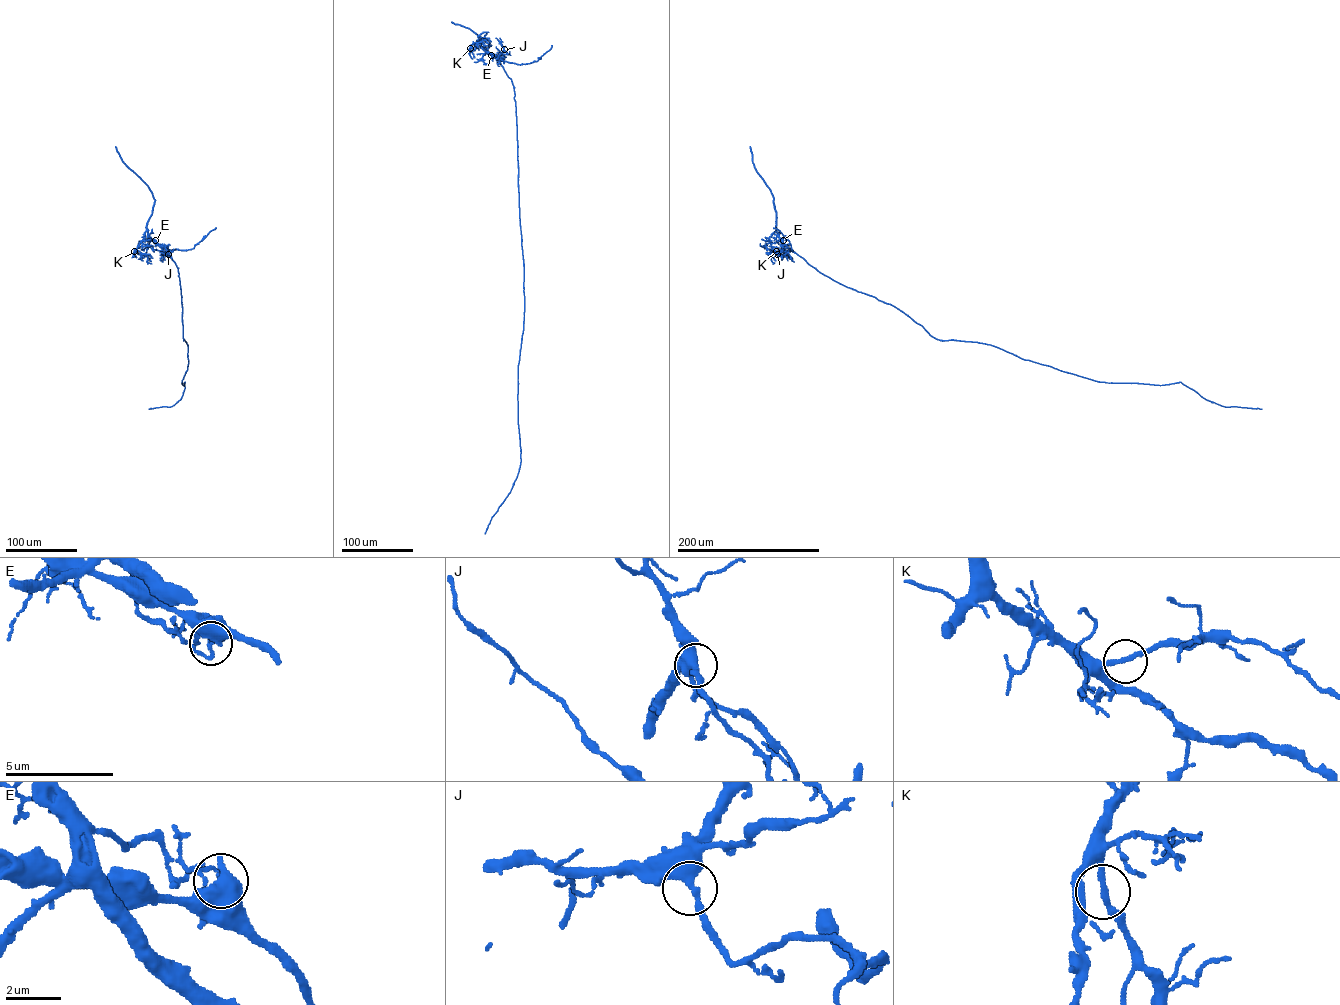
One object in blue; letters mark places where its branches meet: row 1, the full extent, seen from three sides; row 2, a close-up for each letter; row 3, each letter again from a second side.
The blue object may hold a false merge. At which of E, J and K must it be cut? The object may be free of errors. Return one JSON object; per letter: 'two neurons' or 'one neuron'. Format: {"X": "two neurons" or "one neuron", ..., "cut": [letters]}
{"E": "two neurons", "J": "one neuron", "K": "one neuron", "cut": ["E"]}

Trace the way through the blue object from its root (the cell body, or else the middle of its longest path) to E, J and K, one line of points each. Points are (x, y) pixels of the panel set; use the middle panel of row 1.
E: (520, 227), (514, 87), (499, 60), (491, 55)
J: (520, 227), (514, 87), (497, 56), (504, 49)
K: (520, 227), (514, 87), (499, 60), (485, 51), (479, 41), (470, 48)

